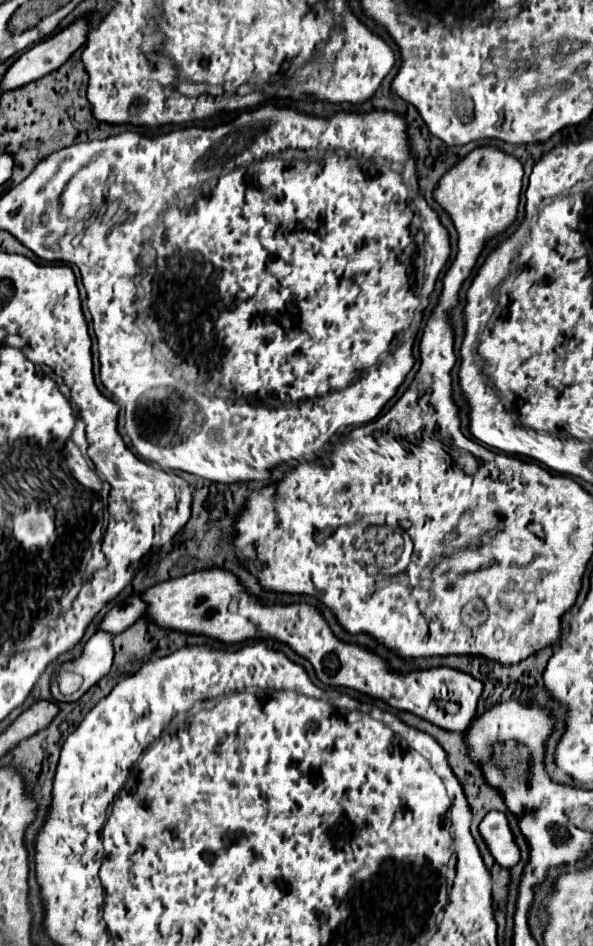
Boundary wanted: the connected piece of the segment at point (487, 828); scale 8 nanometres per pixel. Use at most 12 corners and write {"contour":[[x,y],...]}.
{"contour":[[490,811],[480,829],[490,853],[502,867],[520,861],[504,813]]}

